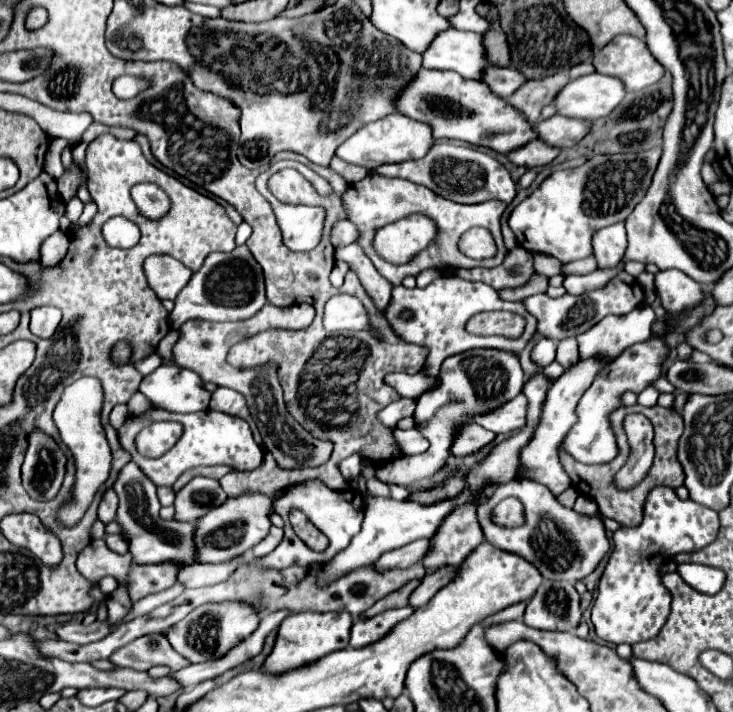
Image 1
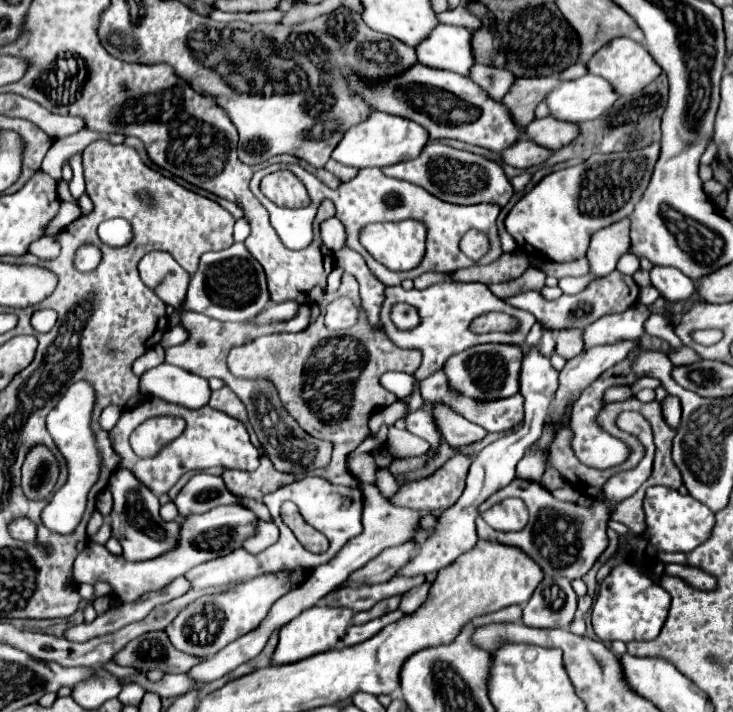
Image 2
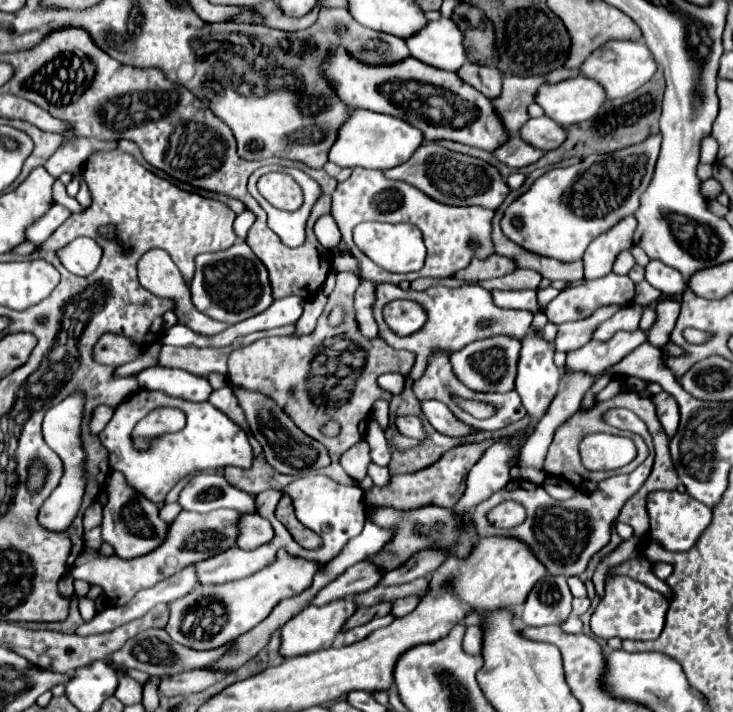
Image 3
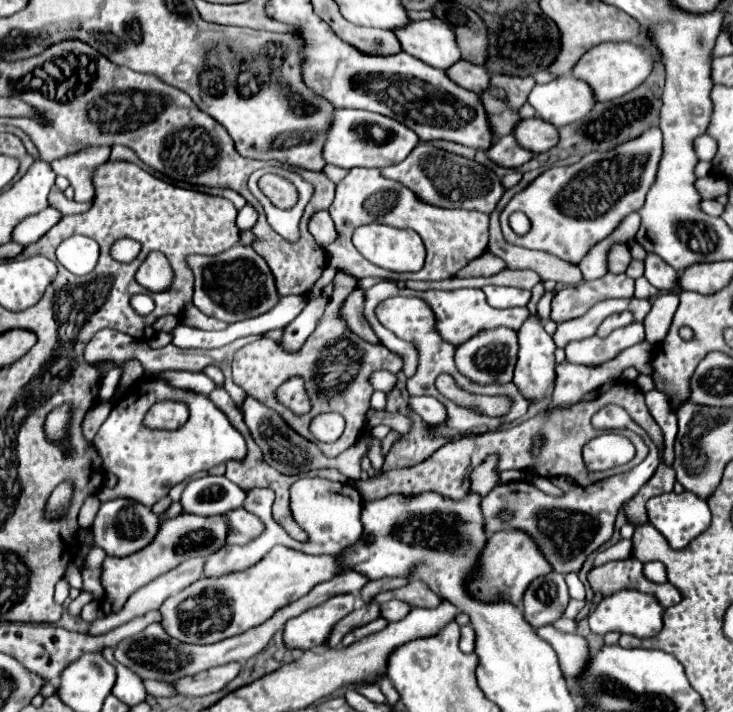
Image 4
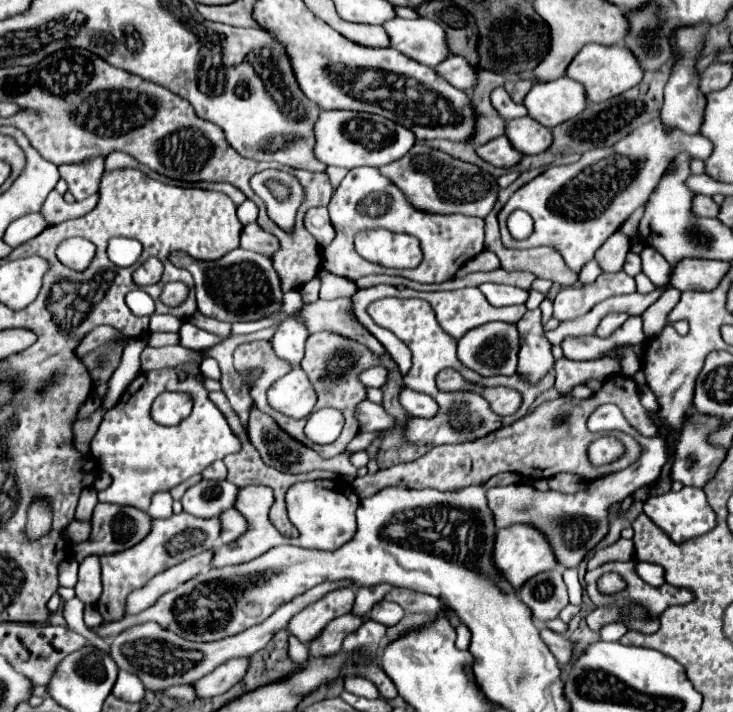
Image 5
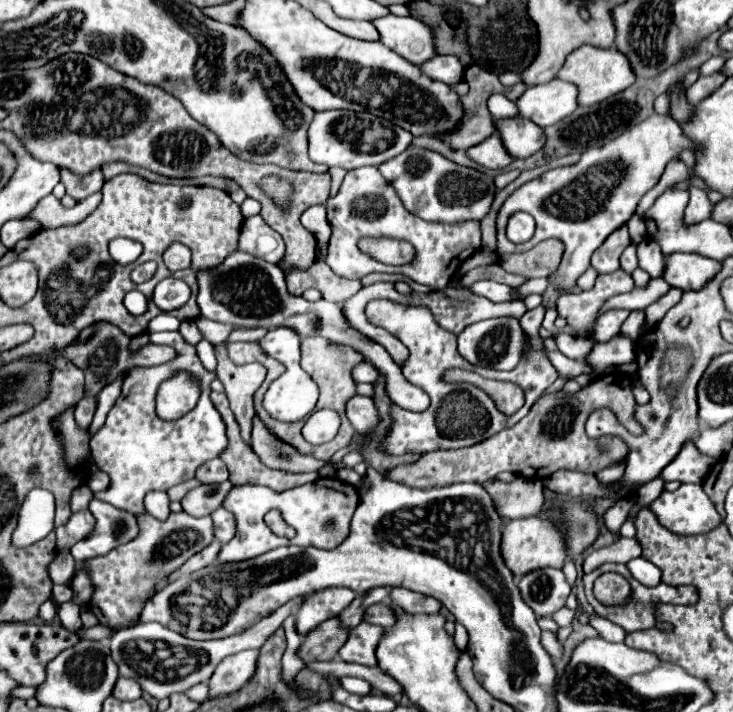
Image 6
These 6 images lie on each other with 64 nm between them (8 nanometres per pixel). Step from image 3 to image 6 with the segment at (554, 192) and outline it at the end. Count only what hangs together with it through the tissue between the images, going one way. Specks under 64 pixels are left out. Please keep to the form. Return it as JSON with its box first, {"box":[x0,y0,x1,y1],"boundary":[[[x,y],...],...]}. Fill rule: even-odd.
{"box":[496,116,690,292],"boundary":[[[648,116],[644,122],[630,126],[624,134],[600,148],[588,148],[580,162],[566,168],[554,168],[540,178],[522,184],[502,204],[496,220],[498,244],[496,256],[520,254],[534,248],[546,238],[560,238],[566,246],[560,266],[552,274],[552,286],[566,292],[576,286],[576,280],[590,266],[592,252],[606,240],[610,232],[626,224],[634,214],[640,198],[658,184],[666,164],[678,156],[690,142],[680,132],[680,126],[670,116]],[[516,212],[528,212],[536,220],[536,234],[524,244],[512,244],[506,238],[506,222]]]}

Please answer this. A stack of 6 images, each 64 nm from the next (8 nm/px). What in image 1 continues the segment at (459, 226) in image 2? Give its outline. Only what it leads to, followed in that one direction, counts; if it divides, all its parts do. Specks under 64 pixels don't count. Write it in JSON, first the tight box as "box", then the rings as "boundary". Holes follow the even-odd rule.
{"box":[342,170,508,286],"boundary":[[[368,170],[368,174],[362,180],[354,182],[352,186],[348,186],[348,190],[342,194],[342,206],[346,210],[346,220],[350,220],[360,232],[356,244],[362,246],[362,250],[372,260],[376,270],[392,286],[400,286],[406,276],[418,276],[426,268],[474,268],[474,266],[492,268],[492,266],[498,266],[504,260],[506,252],[508,252],[504,248],[502,234],[500,234],[500,216],[502,216],[506,204],[498,202],[498,200],[496,202],[492,200],[492,202],[482,202],[482,204],[470,204],[470,206],[468,204],[456,204],[456,202],[448,202],[446,198],[440,198],[438,194],[434,194],[432,190],[428,190],[428,188],[424,188],[420,184],[414,184],[414,182],[408,182],[408,180],[402,180],[402,178],[386,178],[386,176],[378,174],[376,170]],[[410,214],[424,214],[430,220],[434,220],[436,228],[438,228],[436,238],[424,252],[420,252],[420,256],[416,260],[412,260],[412,264],[392,266],[386,260],[380,260],[380,256],[376,256],[376,252],[372,252],[372,246],[370,246],[372,232],[374,232],[374,228],[380,228],[384,224],[396,222],[396,220],[400,220],[404,216],[410,216]],[[474,226],[488,228],[492,232],[496,248],[498,248],[496,256],[486,258],[486,260],[472,260],[472,258],[464,256],[458,250],[458,238],[466,230],[470,230]]]}

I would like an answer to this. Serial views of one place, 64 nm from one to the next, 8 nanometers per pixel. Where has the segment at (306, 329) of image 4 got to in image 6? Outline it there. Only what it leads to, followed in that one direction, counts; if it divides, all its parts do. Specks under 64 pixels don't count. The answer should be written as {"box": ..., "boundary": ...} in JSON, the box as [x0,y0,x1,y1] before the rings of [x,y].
{"box":[258,328,300,364],"boundary":[[[274,328],[262,340],[258,340],[258,344],[268,356],[282,364],[300,362],[300,336],[296,336],[296,332],[290,328]]]}

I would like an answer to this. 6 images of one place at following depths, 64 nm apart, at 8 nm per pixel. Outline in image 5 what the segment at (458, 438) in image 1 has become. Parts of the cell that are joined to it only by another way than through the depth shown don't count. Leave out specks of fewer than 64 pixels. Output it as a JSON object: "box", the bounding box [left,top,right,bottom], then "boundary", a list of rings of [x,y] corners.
{"box":[398,386,436,416],"boundary":[[[402,386],[398,398],[404,410],[414,416],[434,416],[436,414],[436,400],[432,400],[432,396],[426,396],[422,392]]]}

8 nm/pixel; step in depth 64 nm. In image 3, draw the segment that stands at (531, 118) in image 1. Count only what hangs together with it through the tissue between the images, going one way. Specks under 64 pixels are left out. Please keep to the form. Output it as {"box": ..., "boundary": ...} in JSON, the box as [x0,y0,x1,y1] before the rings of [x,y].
{"box":[492,76,544,134],"boundary":[[[504,76],[502,78],[502,94],[492,100],[496,114],[500,116],[502,126],[508,134],[518,132],[522,124],[528,120],[526,108],[534,102],[536,88],[544,84],[542,76]]]}

